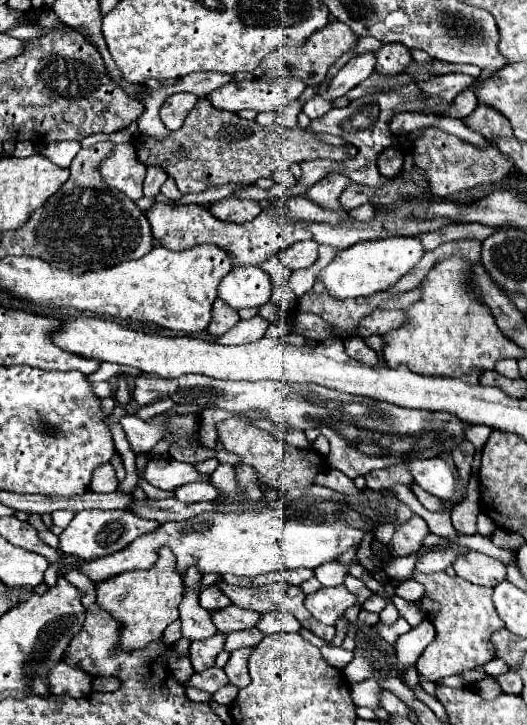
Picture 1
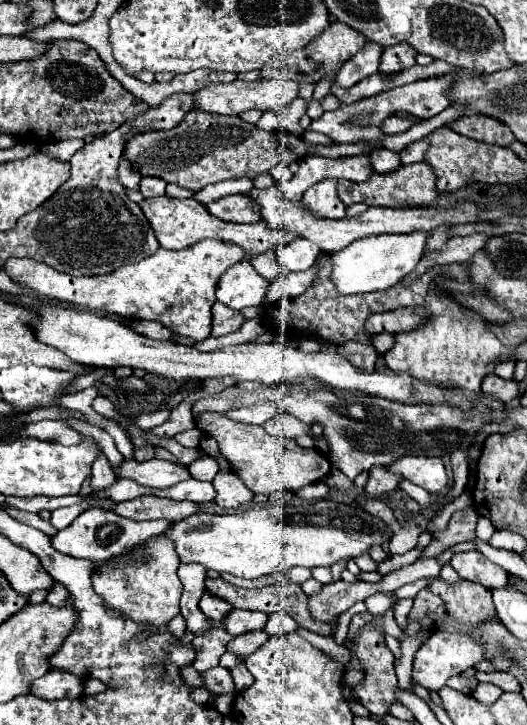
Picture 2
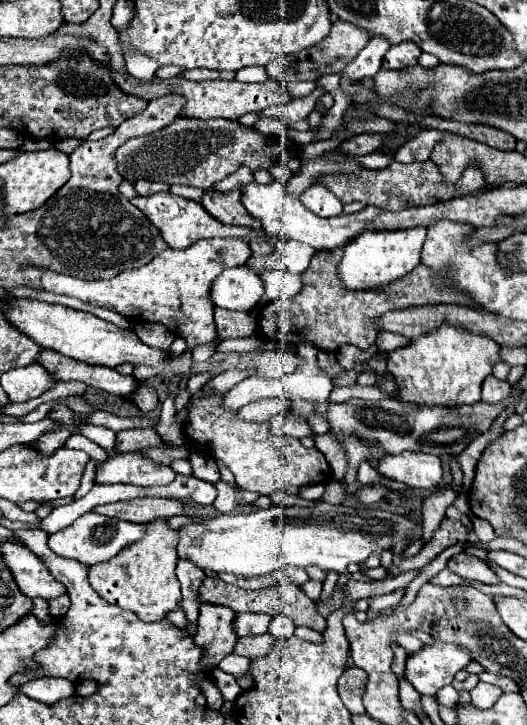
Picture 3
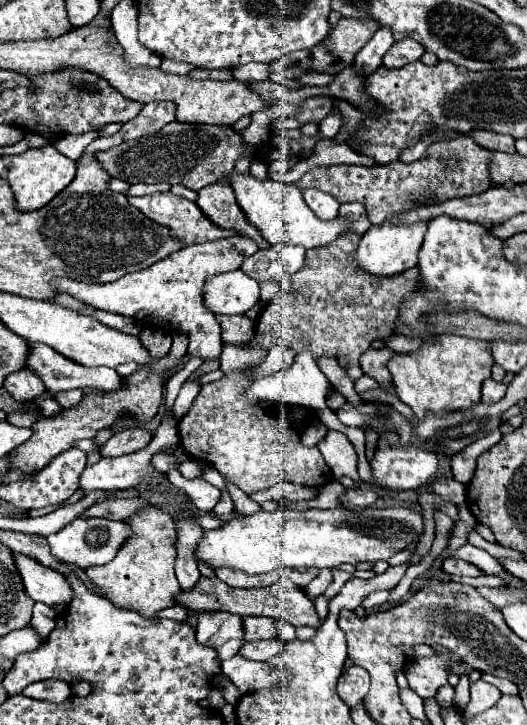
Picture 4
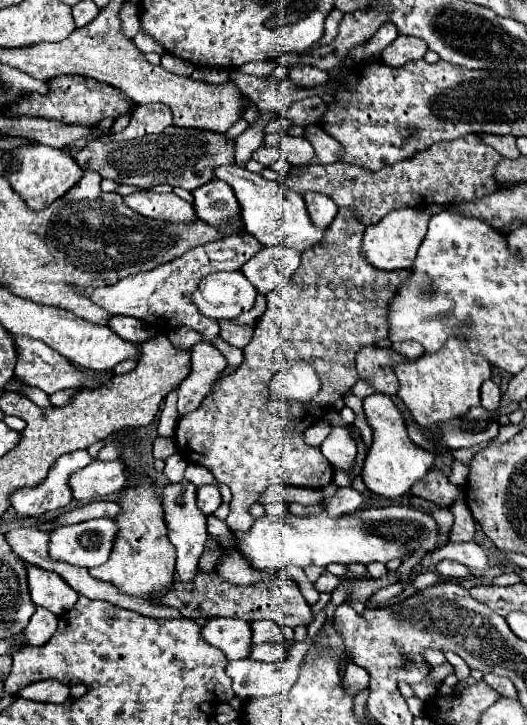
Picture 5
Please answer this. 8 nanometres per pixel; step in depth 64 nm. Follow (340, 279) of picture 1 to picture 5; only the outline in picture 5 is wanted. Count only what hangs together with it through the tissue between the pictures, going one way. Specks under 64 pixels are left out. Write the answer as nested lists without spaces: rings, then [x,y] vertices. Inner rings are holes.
[[[406,208],[406,210],[390,212],[378,224],[366,226],[364,240],[362,240],[362,256],[364,256],[364,260],[368,260],[368,264],[372,264],[374,268],[386,270],[386,272],[412,268],[416,252],[418,252],[418,246],[422,244],[422,238],[426,234],[428,220],[430,220],[428,212]]]

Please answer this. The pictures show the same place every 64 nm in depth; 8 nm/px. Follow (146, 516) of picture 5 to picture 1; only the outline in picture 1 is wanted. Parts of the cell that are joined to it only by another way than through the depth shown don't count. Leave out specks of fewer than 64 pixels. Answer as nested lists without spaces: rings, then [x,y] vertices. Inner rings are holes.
[[[168,548],[160,550],[160,558],[152,570],[140,572],[124,572],[98,584],[96,588],[96,604],[106,610],[114,620],[120,622],[120,636],[116,644],[116,654],[142,650],[148,644],[162,638],[162,632],[168,624],[178,620],[178,604],[182,602],[182,578],[176,574],[174,558]]]

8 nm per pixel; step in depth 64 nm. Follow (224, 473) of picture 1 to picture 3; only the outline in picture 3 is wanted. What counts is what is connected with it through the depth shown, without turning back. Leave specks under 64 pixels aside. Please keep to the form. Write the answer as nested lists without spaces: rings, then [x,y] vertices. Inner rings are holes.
[[[218,480],[216,488],[218,488],[218,496],[214,500],[214,506],[222,514],[230,514],[232,510],[236,510],[240,506],[240,502],[254,502],[258,498],[258,494],[246,492],[242,488],[238,488],[238,486],[232,486],[232,484],[224,482],[224,480]]]

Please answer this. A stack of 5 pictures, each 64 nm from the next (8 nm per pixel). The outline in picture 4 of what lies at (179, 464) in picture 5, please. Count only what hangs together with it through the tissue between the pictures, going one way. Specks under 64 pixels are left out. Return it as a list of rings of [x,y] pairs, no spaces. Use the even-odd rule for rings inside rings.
[[[179,463],[174,464],[168,471],[167,476],[170,479],[170,484],[174,484],[180,492],[184,492],[194,504],[198,510],[204,510],[204,512],[210,512],[218,498],[220,498],[220,490],[208,482],[204,482],[202,478],[184,478],[180,472],[178,472]]]

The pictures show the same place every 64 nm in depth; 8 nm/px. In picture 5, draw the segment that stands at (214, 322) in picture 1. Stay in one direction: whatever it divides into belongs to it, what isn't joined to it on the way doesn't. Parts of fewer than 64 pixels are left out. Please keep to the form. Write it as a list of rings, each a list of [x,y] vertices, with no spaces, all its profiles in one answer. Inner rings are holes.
[[[220,320],[220,330],[220,338],[236,348],[244,348],[254,334],[254,326],[242,326],[230,320]]]

